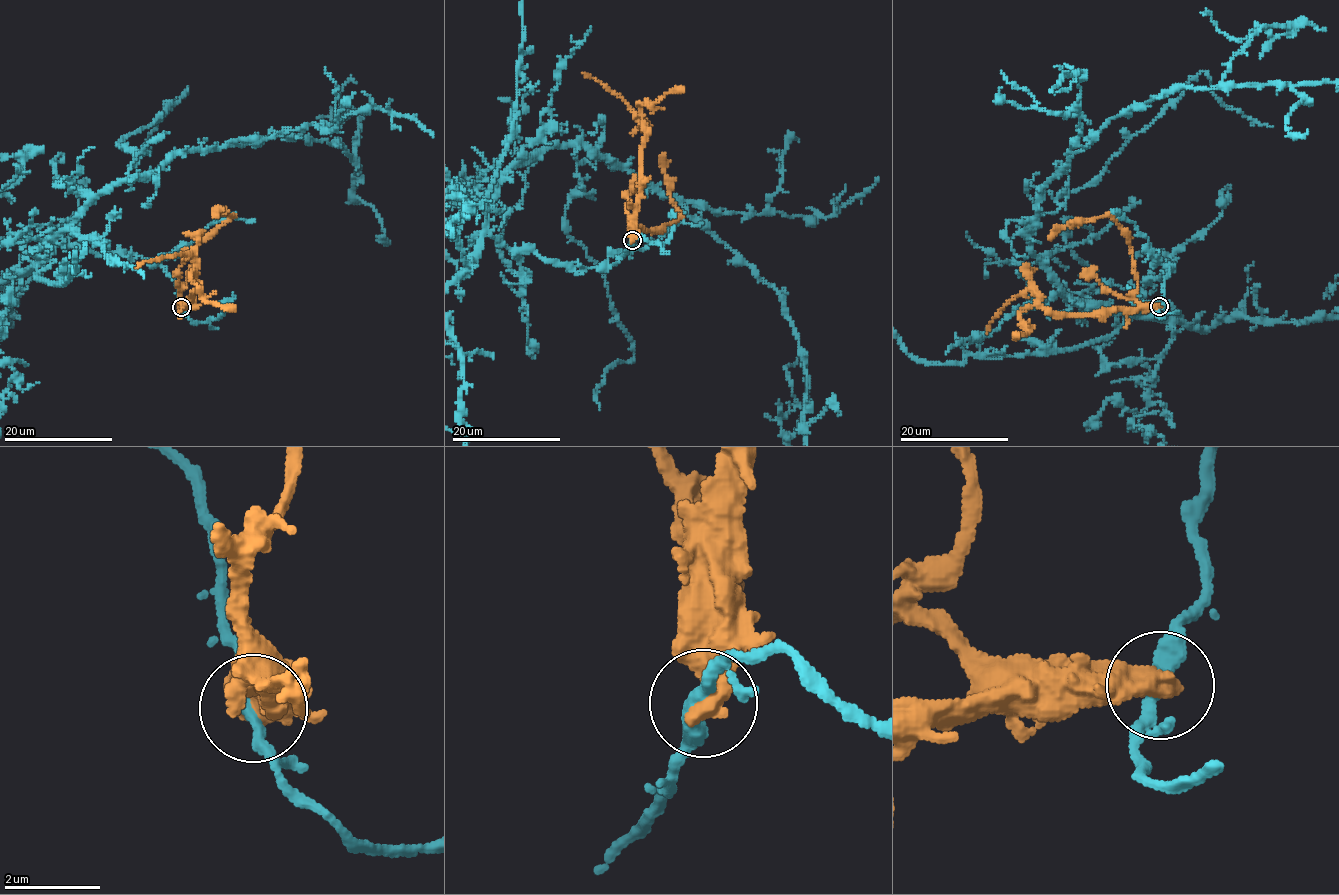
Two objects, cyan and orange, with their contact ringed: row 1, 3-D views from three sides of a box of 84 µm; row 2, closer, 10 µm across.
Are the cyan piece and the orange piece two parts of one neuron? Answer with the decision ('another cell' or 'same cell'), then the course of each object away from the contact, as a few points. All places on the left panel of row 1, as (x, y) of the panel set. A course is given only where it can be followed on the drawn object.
another cell; orange runs (181, 306), (197, 286), (192, 256), (185, 252), (143, 260), (135, 267)

